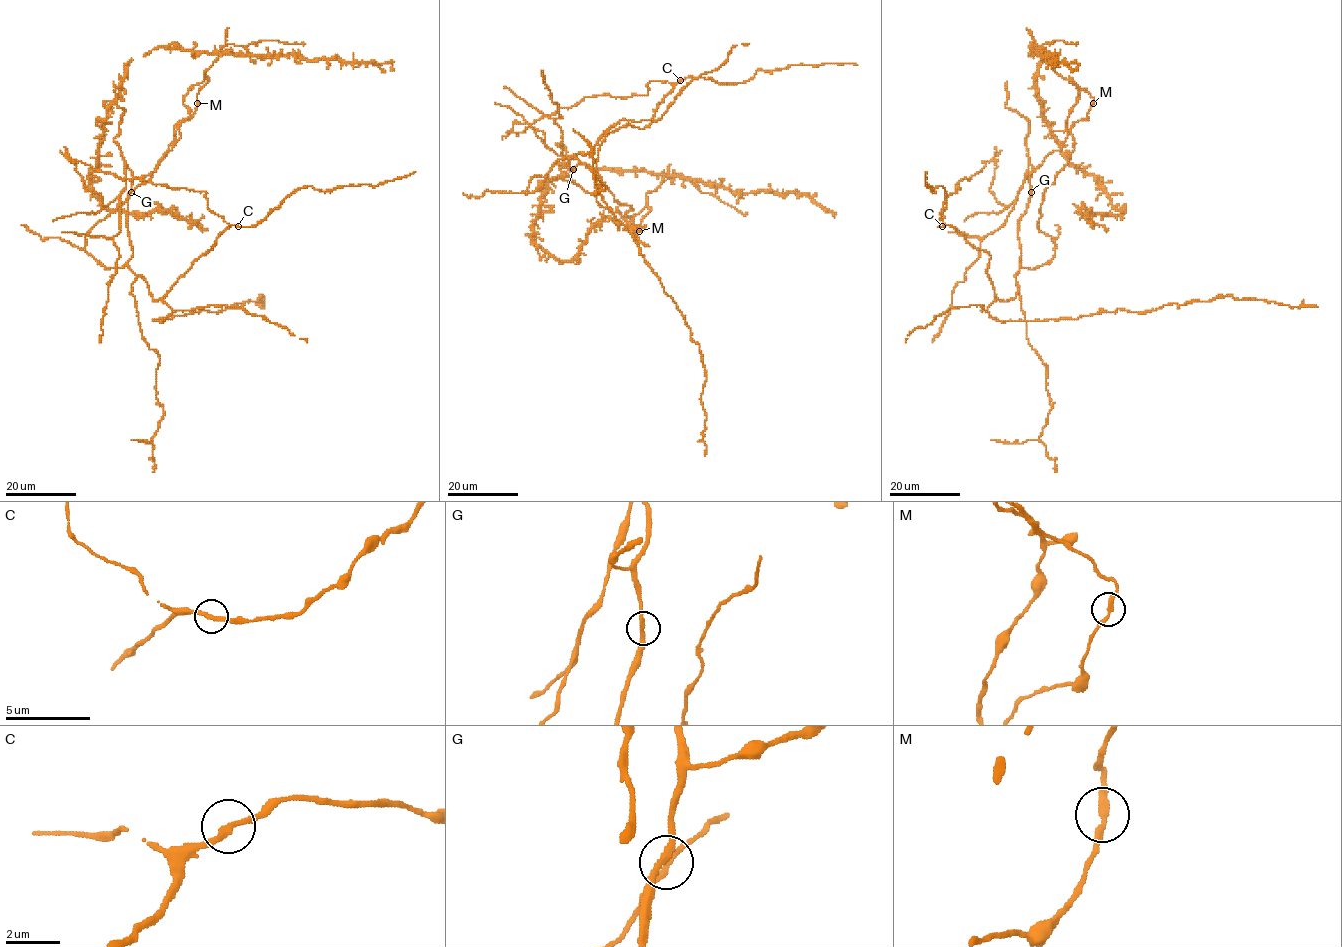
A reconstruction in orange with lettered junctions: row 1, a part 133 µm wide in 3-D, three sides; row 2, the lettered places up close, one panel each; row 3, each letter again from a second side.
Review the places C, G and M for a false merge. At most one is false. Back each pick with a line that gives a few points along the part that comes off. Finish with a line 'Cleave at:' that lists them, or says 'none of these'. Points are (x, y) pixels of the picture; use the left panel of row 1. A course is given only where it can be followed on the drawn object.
Cleave at: none of these

